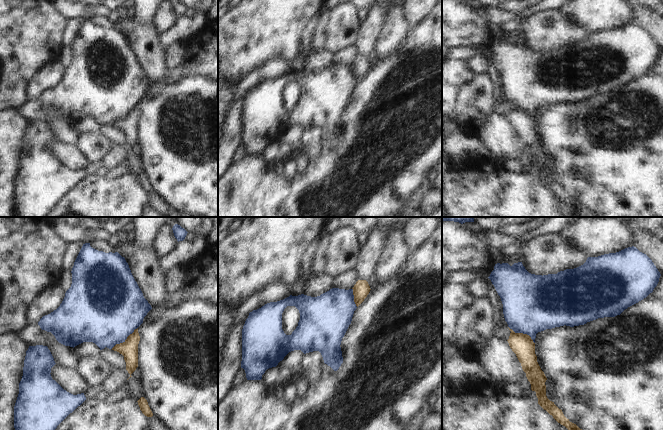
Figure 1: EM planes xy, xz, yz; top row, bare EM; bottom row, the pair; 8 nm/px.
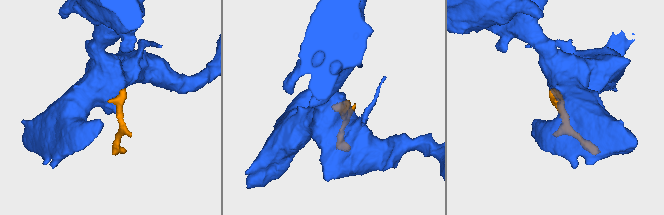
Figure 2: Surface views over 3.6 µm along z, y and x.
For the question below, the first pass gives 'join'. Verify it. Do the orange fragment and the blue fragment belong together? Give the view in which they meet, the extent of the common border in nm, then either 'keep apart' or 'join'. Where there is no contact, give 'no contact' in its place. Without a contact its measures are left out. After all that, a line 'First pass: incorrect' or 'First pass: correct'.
contact in xy; length 280 nm; keep apart
First pass: incorrect

